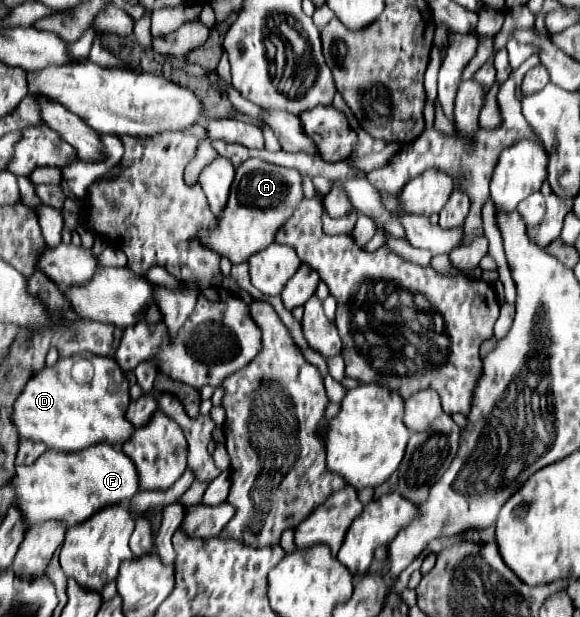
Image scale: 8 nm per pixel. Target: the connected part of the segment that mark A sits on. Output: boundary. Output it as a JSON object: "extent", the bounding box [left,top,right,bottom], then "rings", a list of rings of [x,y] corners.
{"extent":[200,159,302,263],"rings":[[[248,159],[236,169],[236,179],[230,189],[228,205],[220,217],[220,227],[208,233],[202,231],[200,241],[212,251],[228,257],[232,263],[242,263],[274,241],[278,229],[290,219],[290,213],[294,213],[302,199],[302,173],[298,169],[278,167],[262,159]]]}

